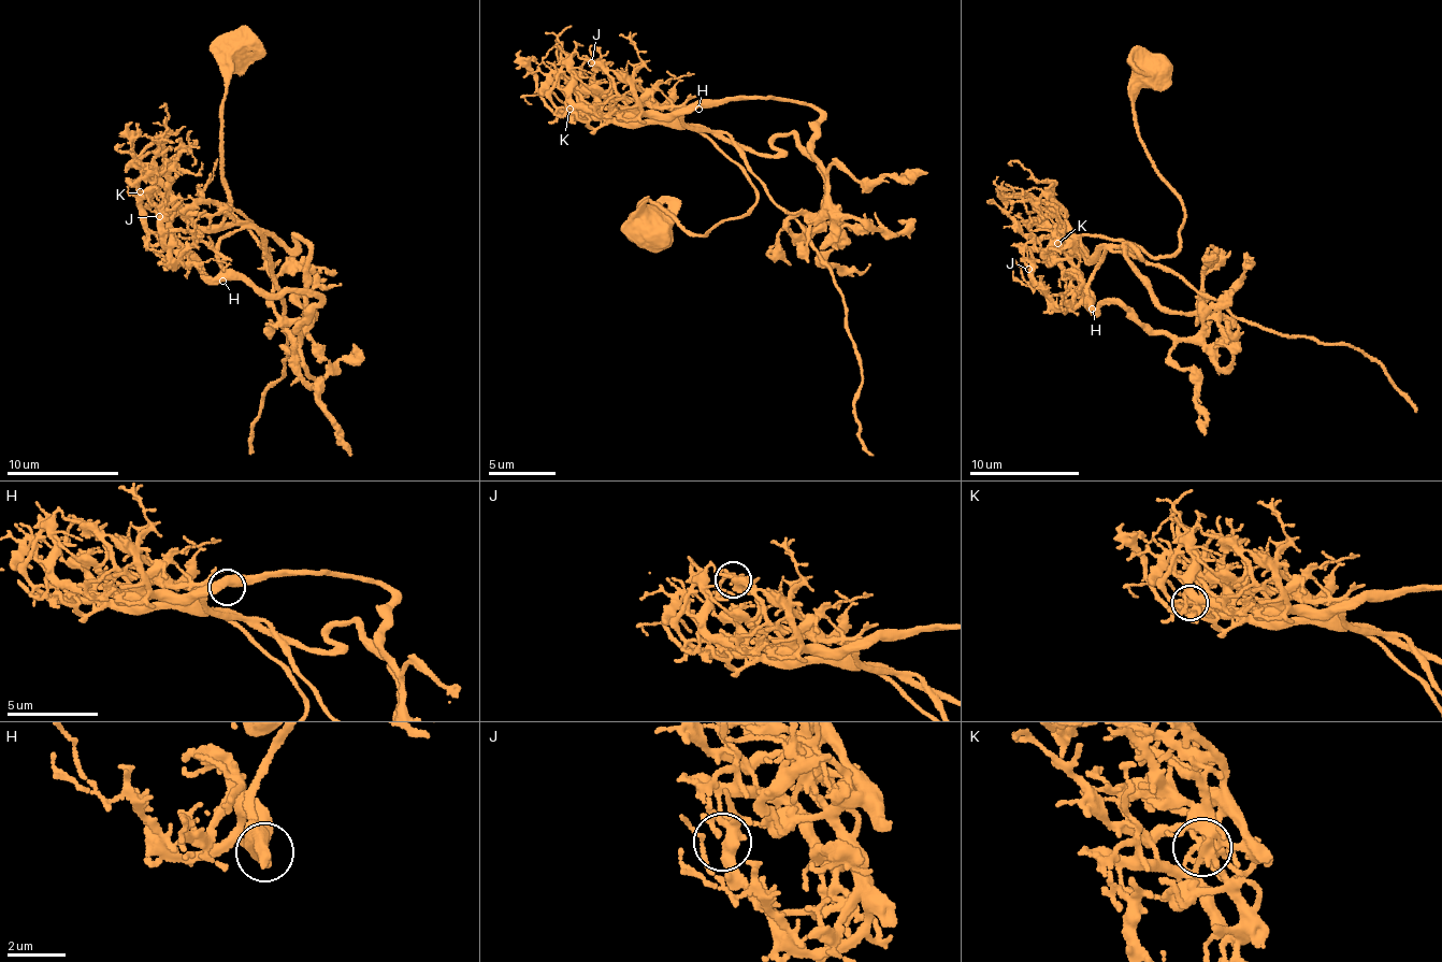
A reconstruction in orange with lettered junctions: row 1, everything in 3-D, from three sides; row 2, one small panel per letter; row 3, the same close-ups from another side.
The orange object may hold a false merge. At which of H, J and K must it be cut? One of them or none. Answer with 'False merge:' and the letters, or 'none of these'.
False merge: K

